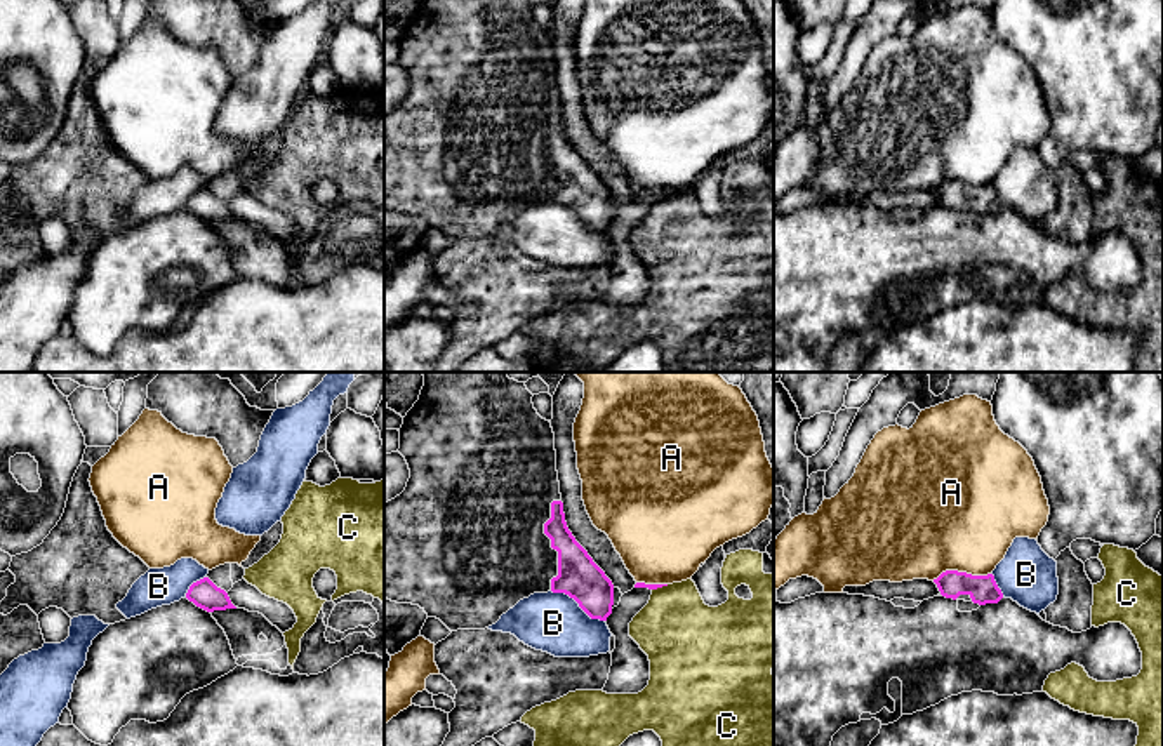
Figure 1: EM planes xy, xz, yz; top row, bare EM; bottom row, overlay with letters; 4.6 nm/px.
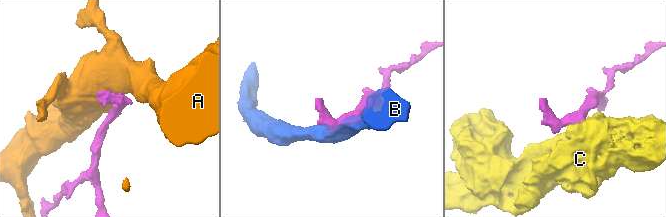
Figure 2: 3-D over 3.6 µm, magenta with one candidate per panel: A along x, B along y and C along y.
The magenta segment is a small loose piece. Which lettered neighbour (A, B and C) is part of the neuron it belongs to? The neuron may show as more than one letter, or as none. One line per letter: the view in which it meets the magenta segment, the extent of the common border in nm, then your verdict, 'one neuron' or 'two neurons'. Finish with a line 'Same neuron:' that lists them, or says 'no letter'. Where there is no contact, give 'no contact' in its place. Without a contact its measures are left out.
A: yz | 280 nm | two neurons
B: xz | 280 nm | two neurons
C: xz | 80 nm | two neurons
Same neuron: no letter

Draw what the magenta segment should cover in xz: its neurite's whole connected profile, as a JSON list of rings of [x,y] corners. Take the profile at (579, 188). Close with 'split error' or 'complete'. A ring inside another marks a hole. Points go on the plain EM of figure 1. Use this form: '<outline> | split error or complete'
[[[421,0],[419,10],[403,28],[398,63],[405,68],[410,89],[405,101],[384,115],[384,207],[396,214],[419,216],[428,228],[440,230],[450,242],[485,240],[520,210],[534,203],[565,203],[591,228],[607,231],[614,216],[614,195],[575,151],[567,137],[556,82],[555,43],[532,14],[528,0]]] | split error

